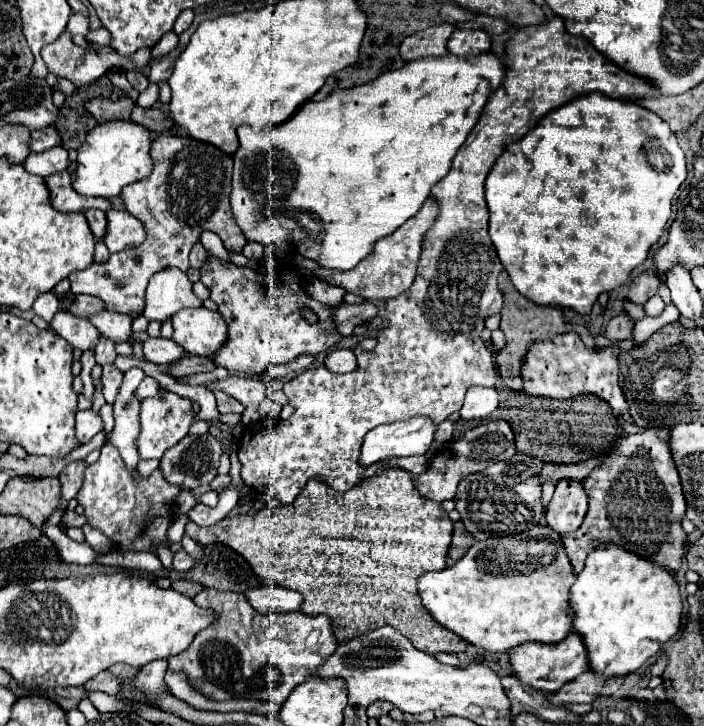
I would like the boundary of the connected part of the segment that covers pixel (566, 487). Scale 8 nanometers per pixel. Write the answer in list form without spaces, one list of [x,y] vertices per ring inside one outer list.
[[[559,481],[547,511],[547,523],[559,535],[577,531],[587,513],[587,493],[579,481]]]

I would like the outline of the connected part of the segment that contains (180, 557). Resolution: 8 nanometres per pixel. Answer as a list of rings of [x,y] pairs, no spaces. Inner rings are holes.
[[[177,551],[175,555],[173,555],[173,569],[175,571],[187,571],[187,569],[191,569],[195,565],[195,559],[187,553],[187,551]]]

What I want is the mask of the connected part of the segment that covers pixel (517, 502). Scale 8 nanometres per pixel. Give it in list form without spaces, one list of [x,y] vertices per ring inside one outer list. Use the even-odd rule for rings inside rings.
[[[517,453],[501,465],[499,477],[485,473],[467,475],[457,489],[455,509],[461,515],[465,531],[475,537],[475,541],[485,541],[487,537],[507,537],[515,533],[529,531],[533,525],[539,525],[543,519],[541,511],[541,483],[539,471],[543,463],[531,459],[529,455]]]

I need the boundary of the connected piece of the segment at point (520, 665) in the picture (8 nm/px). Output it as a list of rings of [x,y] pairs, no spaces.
[[[569,633],[563,641],[553,643],[553,645],[543,645],[543,643],[535,643],[535,641],[523,643],[509,651],[509,661],[513,667],[513,675],[521,683],[525,683],[537,691],[543,691],[543,693],[553,693],[557,687],[569,683],[571,679],[575,679],[577,675],[581,675],[583,671],[589,669],[587,649],[577,633]]]

